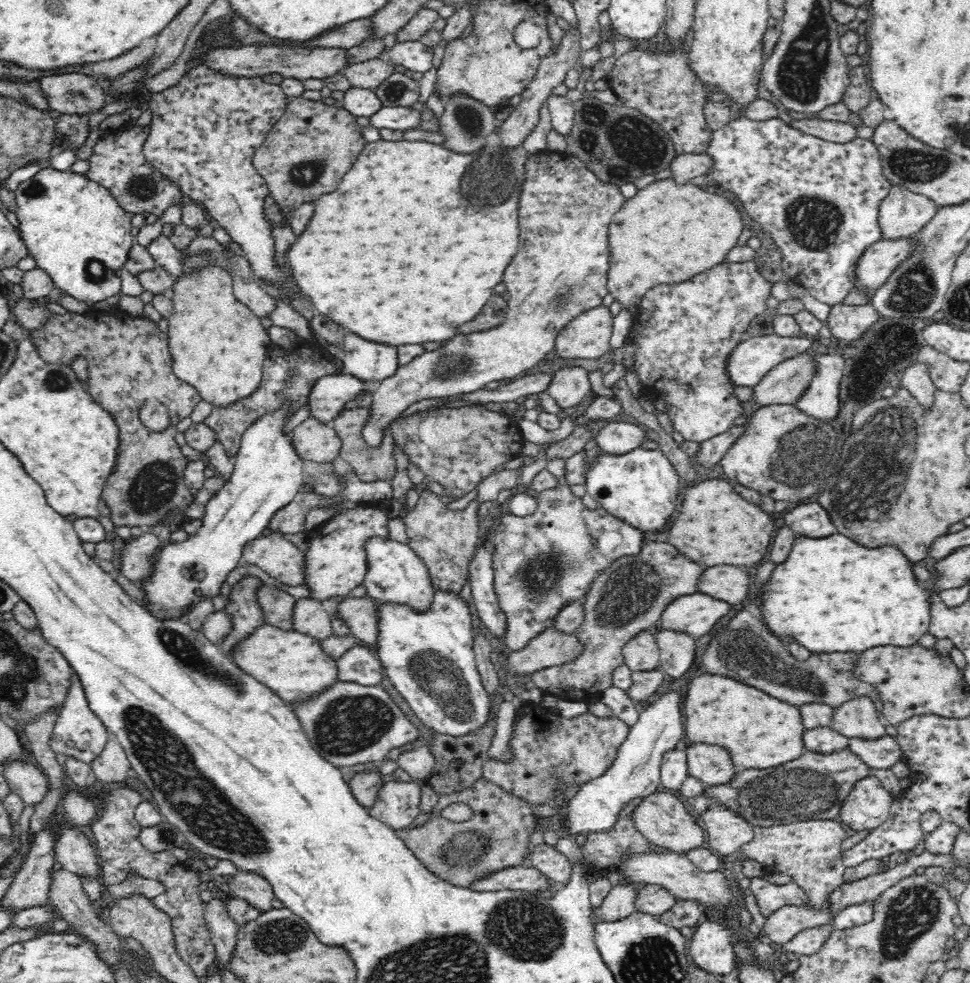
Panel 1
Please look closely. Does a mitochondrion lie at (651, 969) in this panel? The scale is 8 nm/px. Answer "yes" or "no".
yes

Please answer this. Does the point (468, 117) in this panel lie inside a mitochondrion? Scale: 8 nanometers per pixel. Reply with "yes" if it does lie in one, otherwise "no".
yes

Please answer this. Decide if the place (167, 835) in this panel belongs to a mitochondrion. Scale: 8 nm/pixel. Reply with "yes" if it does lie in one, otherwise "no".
yes

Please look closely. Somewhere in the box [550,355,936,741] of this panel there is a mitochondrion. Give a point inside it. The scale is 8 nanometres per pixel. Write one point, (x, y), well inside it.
(884, 445)

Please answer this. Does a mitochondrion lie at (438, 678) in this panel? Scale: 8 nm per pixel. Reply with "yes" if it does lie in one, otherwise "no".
yes

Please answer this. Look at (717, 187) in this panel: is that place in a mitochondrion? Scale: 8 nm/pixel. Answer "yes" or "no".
no

